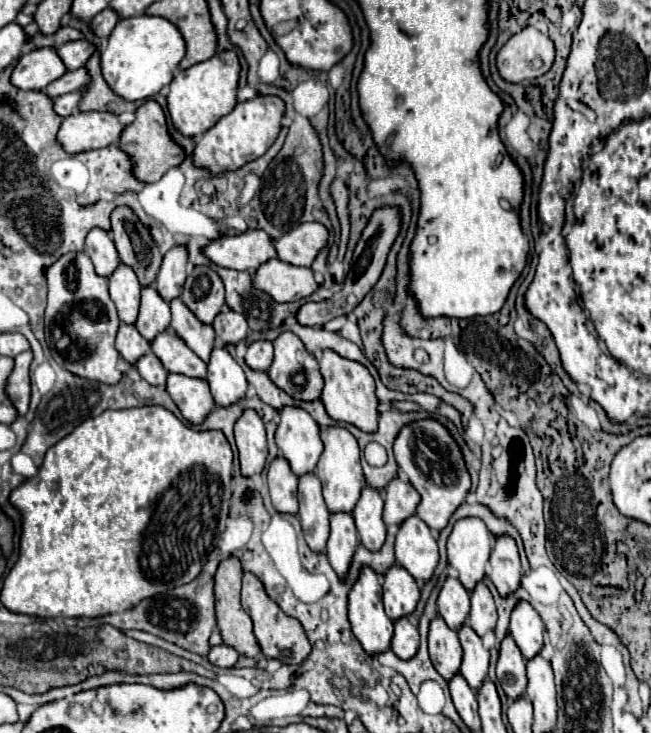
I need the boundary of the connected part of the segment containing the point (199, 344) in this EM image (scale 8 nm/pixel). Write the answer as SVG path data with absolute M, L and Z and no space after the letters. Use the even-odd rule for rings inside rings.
M181 297L169 301L171 305L171 329L193 349L205 363L209 361L209 351L213 349L215 331L211 325L201 323L193 311L183 303Z

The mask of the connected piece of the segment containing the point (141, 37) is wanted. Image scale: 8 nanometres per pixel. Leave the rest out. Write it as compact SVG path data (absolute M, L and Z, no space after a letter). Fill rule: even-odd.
M147 13L125 17L109 35L105 51L101 51L103 77L123 99L141 101L159 93L165 85L171 83L181 59L185 57L185 51L187 43L181 31L169 19Z

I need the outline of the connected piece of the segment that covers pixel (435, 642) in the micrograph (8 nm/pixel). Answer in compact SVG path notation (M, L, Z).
M437 615L429 625L429 653L433 659L435 669L445 677L451 679L461 665L461 643L457 631L451 629L441 615Z

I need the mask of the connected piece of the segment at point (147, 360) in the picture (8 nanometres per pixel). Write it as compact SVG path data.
M147 353L147 355L143 355L141 359L137 359L135 369L139 371L139 375L141 375L147 383L151 383L151 385L159 385L159 387L165 385L167 371L165 371L163 363L161 363L153 353Z

